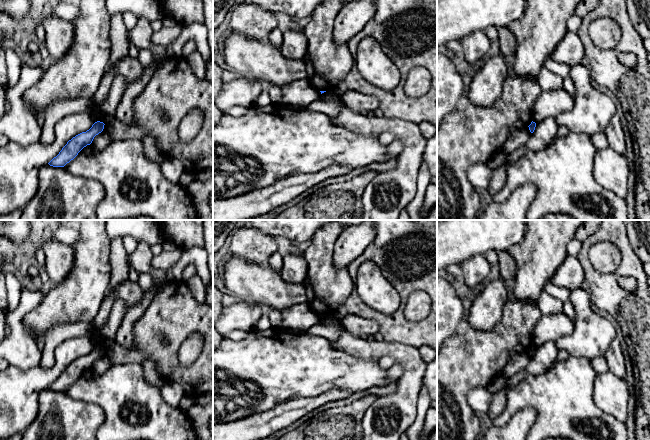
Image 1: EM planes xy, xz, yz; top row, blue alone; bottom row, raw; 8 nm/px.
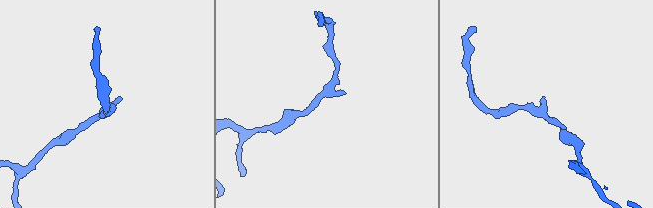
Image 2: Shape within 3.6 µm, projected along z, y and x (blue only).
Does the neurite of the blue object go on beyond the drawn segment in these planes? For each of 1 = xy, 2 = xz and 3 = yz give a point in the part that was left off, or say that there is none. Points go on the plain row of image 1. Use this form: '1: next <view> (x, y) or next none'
1: next none
2: next none
3: next none

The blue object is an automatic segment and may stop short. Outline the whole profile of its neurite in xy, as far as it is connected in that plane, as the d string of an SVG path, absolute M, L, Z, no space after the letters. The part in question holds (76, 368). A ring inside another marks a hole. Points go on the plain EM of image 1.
M97 345L89 354L73 361L48 388L53 391L64 391L73 384L84 371L92 367L94 361L103 355L104 349L103 346Z

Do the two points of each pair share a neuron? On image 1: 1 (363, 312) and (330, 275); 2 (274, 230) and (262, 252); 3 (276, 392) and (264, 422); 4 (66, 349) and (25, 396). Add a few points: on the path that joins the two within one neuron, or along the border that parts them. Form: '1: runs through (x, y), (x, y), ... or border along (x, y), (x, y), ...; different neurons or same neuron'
1: border along (354, 285), (348, 297), (333, 312); different neurons
2: border along (258, 230), (274, 238); different neurons
3: border along (291, 400), (247, 417); different neurons
4: runs through (61, 361), (48, 376), (44, 377), (37, 384); same neuron

